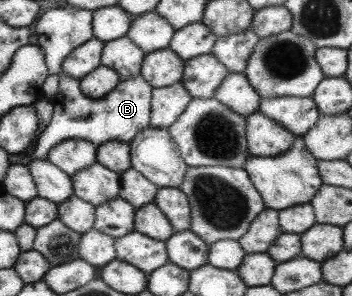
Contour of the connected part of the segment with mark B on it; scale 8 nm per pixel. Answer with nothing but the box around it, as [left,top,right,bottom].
[31,71,152,160]

